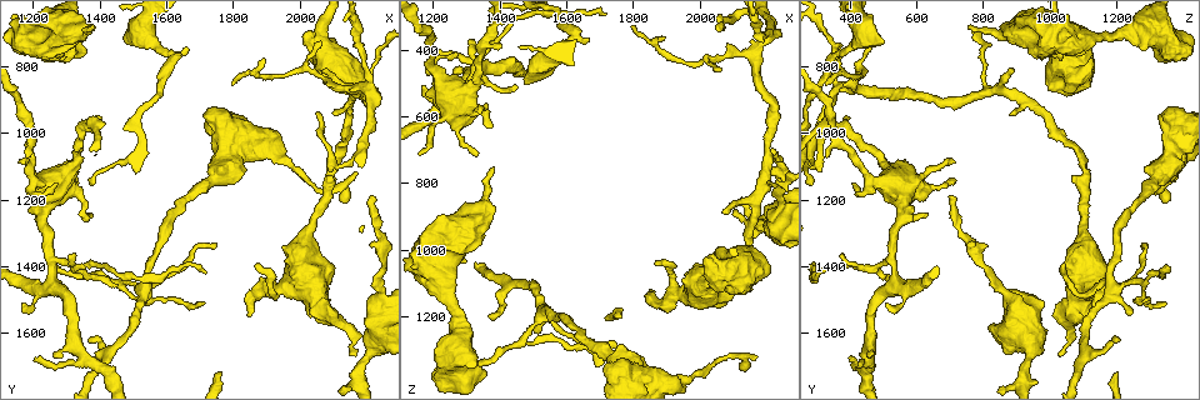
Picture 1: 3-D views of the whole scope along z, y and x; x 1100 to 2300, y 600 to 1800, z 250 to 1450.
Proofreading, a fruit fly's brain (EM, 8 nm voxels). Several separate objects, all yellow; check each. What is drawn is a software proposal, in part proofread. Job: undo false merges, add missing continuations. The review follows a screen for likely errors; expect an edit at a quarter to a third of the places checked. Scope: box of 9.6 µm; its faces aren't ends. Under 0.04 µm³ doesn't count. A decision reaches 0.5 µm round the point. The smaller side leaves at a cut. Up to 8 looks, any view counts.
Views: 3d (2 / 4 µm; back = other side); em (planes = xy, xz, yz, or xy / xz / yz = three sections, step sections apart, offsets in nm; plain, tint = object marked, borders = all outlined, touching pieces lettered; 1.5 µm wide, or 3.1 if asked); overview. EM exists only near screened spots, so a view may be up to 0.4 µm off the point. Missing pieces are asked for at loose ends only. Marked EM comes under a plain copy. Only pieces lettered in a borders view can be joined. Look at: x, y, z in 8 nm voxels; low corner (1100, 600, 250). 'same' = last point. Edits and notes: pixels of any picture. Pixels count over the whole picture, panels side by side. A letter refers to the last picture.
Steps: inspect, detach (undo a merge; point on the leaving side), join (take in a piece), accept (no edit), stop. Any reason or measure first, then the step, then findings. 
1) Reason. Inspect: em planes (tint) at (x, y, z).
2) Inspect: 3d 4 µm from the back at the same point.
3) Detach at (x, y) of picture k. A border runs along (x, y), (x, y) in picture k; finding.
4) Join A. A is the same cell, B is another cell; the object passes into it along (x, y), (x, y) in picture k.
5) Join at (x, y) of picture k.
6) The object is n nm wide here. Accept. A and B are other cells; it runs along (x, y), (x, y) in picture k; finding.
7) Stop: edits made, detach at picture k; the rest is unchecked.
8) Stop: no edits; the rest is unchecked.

Thin neck. Inspect: em xy step 8 (tint) at (1260, 710, 1190).

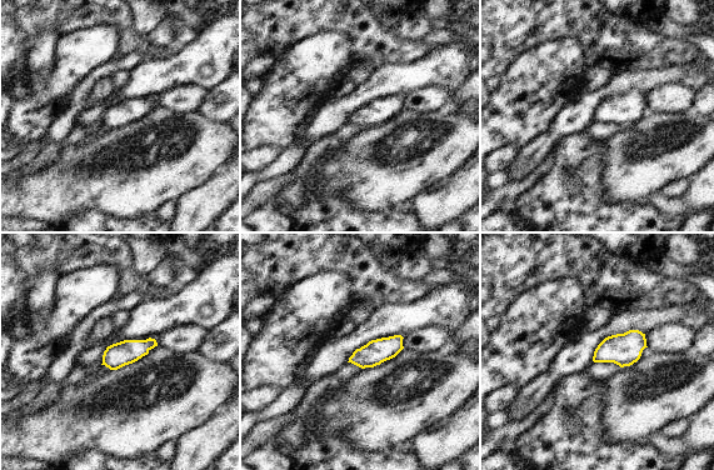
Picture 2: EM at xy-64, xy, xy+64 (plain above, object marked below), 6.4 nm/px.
Inspect: em planes (tint) at the same point.

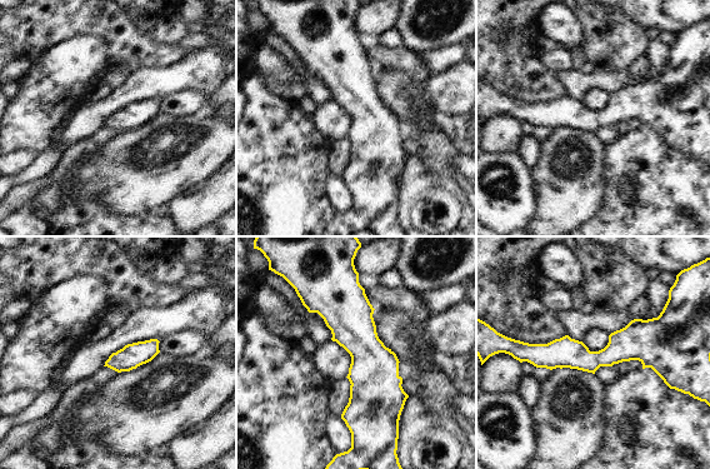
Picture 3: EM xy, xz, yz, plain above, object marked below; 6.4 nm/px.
What lies round it. Inspect: em planes (borders) at the same point.

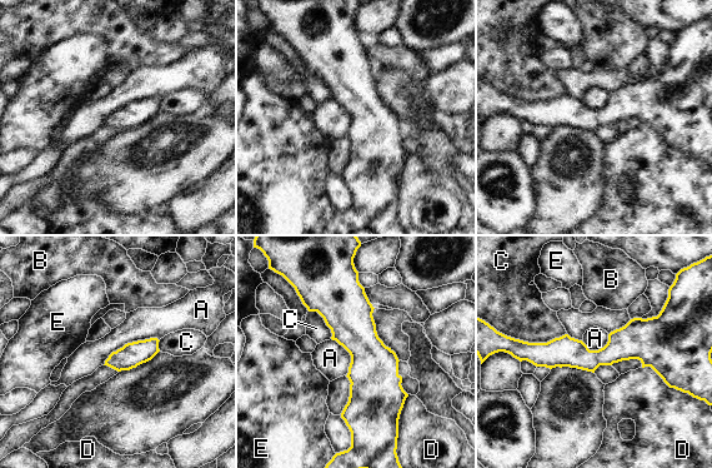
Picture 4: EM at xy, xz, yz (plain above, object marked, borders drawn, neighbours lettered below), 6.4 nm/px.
The object is 160 nm wide here. Accept. A, B, C, D and E are other cells; it runs along (350, 280), (362, 431) in picture 4; continuous, no second neuron.

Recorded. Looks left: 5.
Tapers out. Inspect: 3d 2 µm at (1740, 1350, 1270).

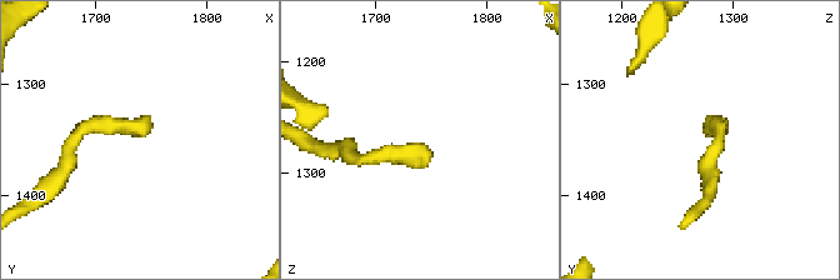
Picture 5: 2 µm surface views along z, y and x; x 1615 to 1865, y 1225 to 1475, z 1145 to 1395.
Shape alone is not enough. Inspect: em planes (tint) at (1748, 1346, 1278).

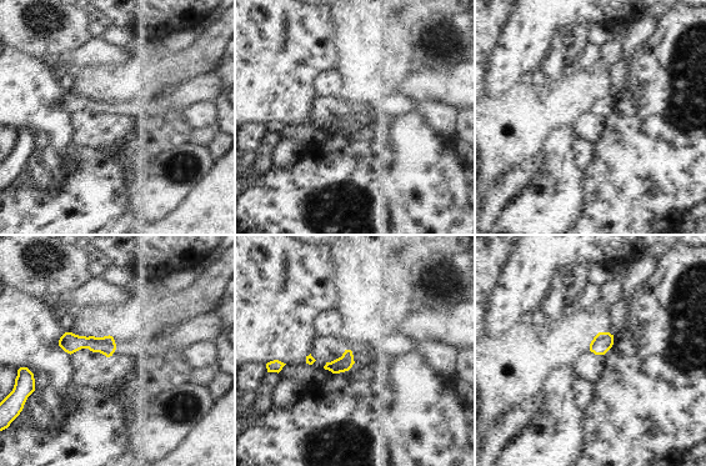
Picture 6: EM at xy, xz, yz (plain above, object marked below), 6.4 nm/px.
See the neighbours. Inspect: em planes (borders) at the same point.

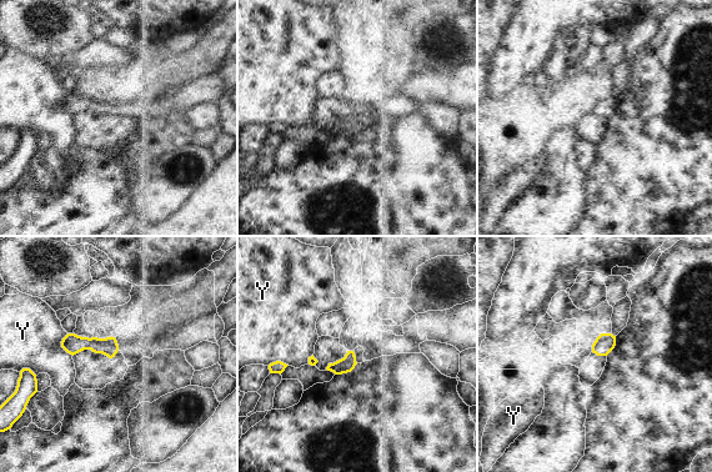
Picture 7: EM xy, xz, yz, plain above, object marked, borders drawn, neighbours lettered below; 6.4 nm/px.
The object is 100 nm wide here. Accept. Y is another cell; a border runs along (66, 334), (61, 346), (73, 355) in picture 7; none of them fits.

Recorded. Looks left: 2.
Thin end. Inspect: em planes (borders) at (1370, 690, 750).

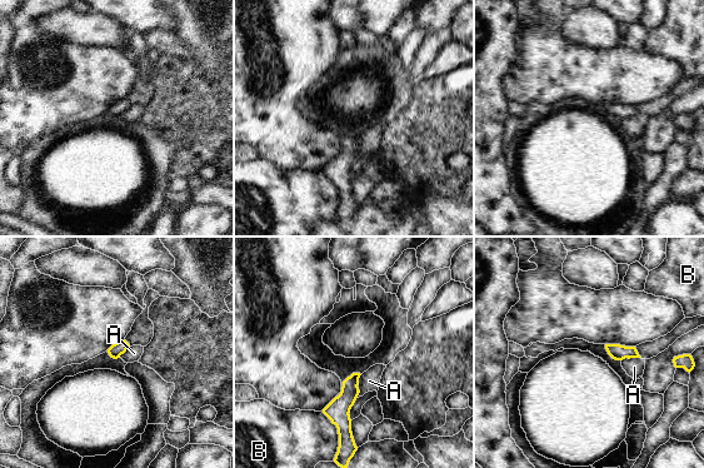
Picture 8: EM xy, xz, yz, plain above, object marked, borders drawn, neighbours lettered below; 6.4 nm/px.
Accept. A and B are other cells; a border runs along (362, 374), (357, 397) in picture 8; none of them fits.

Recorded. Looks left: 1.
Stop: no edits; the rest is unchecked.

